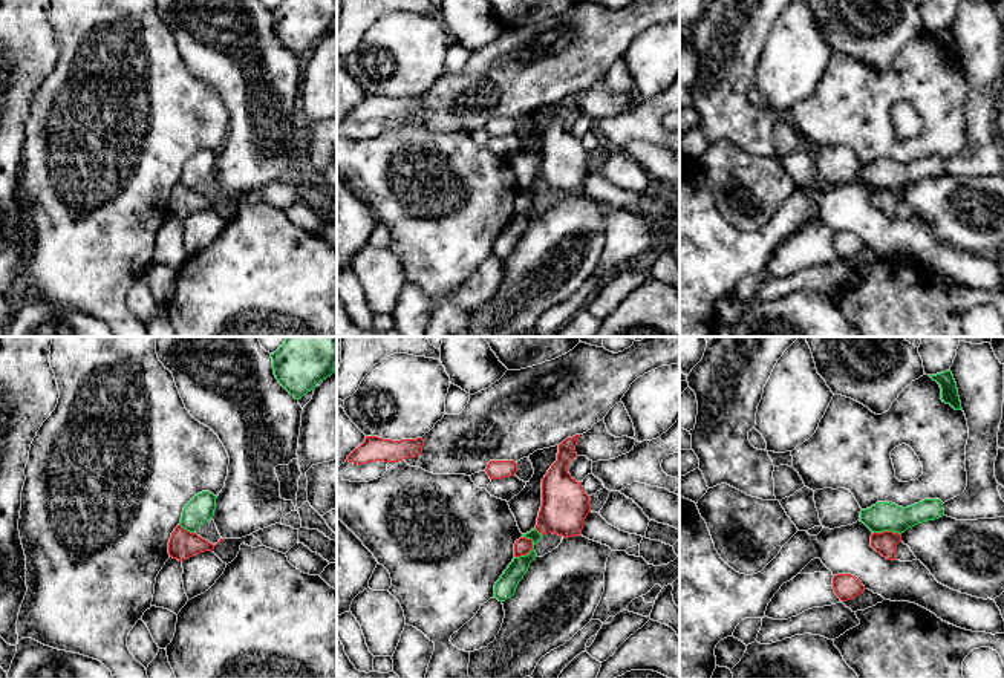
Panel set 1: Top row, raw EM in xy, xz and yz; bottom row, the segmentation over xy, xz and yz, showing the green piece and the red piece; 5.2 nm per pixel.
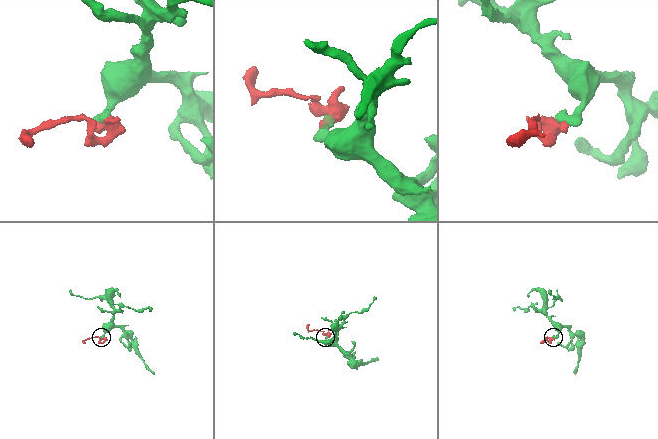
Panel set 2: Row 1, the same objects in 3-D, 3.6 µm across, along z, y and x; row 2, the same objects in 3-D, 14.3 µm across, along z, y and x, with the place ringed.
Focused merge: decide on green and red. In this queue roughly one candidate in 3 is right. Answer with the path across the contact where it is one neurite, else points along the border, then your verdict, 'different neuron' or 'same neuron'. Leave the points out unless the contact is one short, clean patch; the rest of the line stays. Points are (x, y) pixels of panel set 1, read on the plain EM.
along xz (530, 195), (531, 205), (525, 211), (515, 215) | different neuron

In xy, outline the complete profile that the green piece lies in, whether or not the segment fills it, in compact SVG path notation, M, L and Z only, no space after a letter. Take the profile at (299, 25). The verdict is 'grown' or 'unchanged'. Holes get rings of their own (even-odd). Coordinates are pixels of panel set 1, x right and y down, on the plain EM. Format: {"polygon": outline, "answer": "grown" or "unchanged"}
{"polygon": "M283 0L274 11L279 40L300 57L337 26L337 0Z", "answer": "unchanged"}

